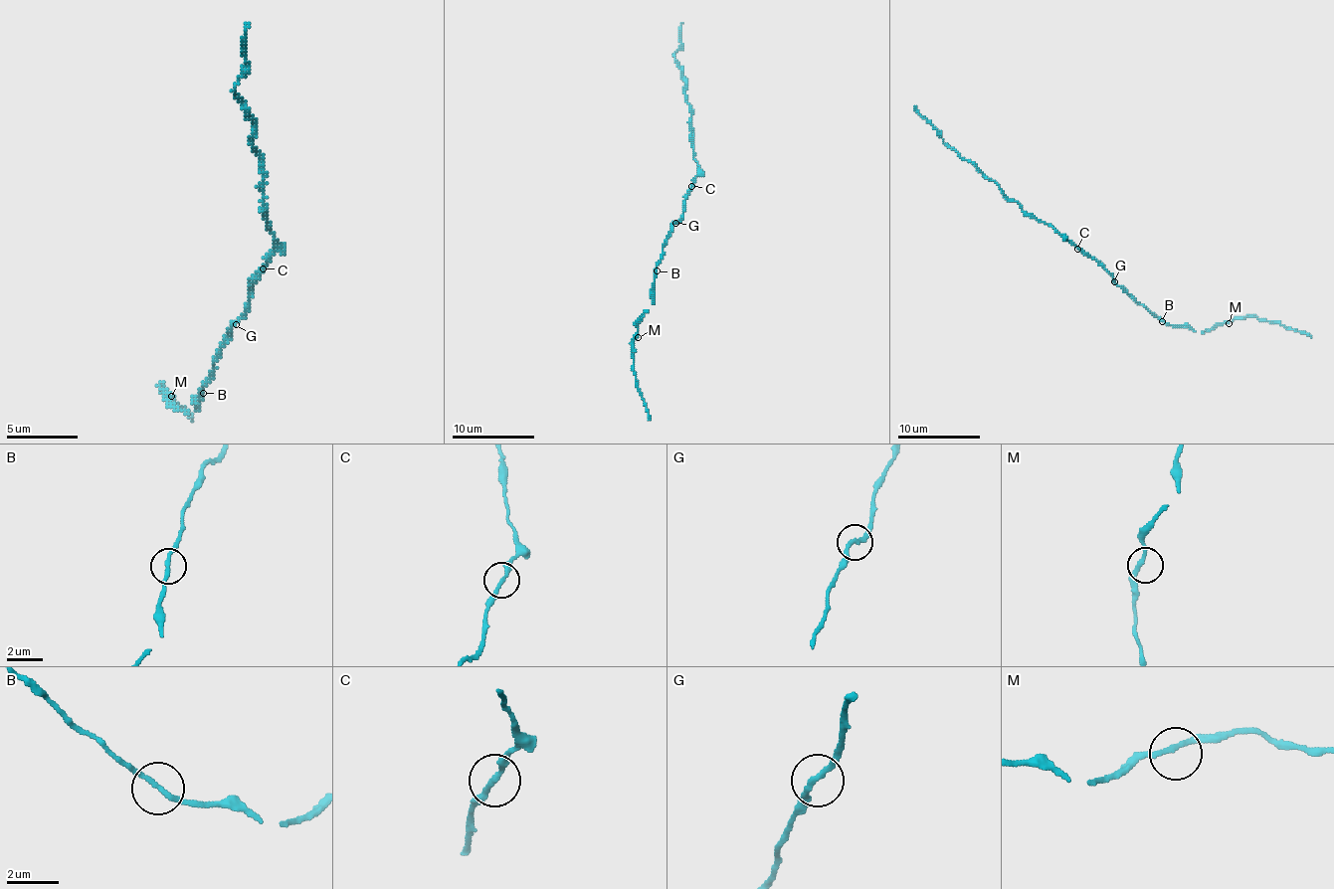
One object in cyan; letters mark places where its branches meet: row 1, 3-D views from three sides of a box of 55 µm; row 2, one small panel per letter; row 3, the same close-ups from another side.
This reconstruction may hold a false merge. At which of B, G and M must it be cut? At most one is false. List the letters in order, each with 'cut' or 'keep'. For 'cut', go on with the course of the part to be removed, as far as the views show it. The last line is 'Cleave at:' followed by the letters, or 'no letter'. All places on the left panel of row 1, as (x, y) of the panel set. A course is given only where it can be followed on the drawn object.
B: keep
G: keep
M: keep
Cleave at: no letter

